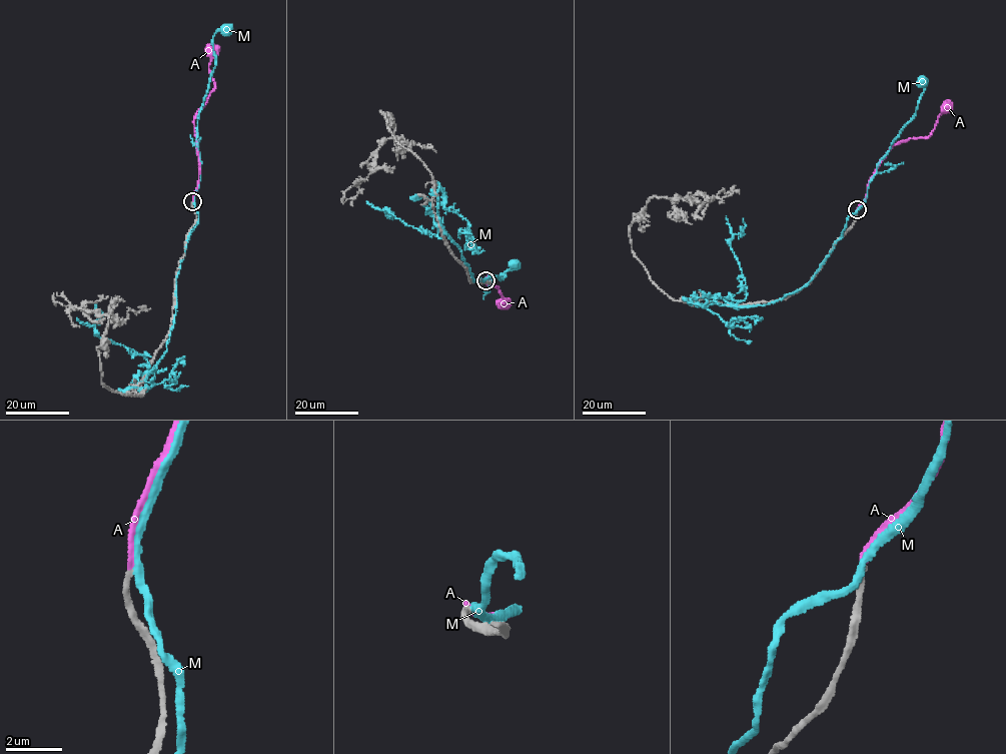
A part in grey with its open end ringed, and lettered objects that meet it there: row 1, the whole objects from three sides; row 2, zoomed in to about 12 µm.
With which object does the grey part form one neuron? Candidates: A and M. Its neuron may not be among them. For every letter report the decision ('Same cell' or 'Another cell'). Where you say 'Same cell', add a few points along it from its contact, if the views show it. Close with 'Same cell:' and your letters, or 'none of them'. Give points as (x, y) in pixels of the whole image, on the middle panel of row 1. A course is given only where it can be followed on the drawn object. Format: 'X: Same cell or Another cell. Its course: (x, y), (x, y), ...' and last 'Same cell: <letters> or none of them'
A: Same cell. Its course: (485, 280), (491, 280), (490, 274), (485, 283), (498, 287), (508, 300), (500, 301), (505, 303)
M: Another cell
Same cell: A

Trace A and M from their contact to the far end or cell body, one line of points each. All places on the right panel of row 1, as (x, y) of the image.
A: (857, 209), (866, 198), (868, 182), (892, 146), (929, 136), (939, 114), (947, 108)
M: (857, 209), (866, 197), (877, 165), (917, 109), (927, 80), (921, 81)

